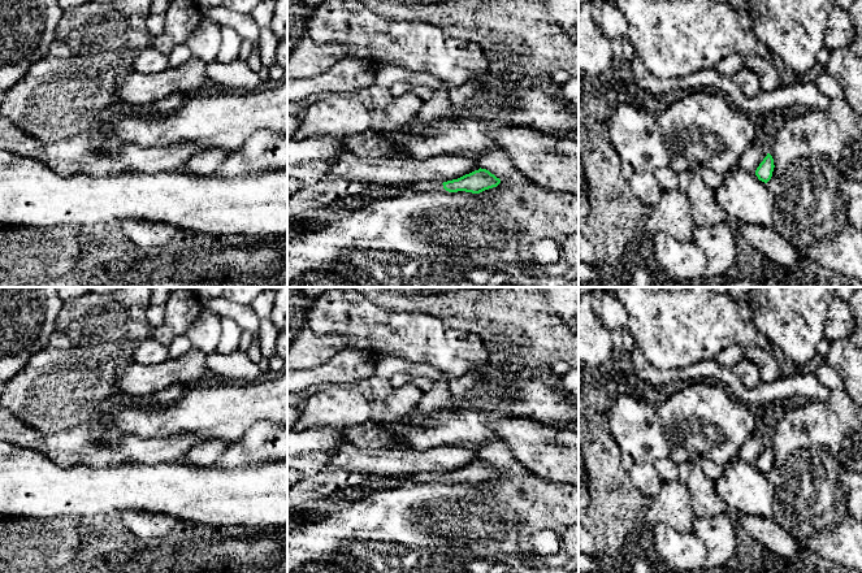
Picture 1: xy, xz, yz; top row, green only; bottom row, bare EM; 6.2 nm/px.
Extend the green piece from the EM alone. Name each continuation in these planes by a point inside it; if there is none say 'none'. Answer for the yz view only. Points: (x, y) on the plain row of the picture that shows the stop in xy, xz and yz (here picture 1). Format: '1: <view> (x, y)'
none

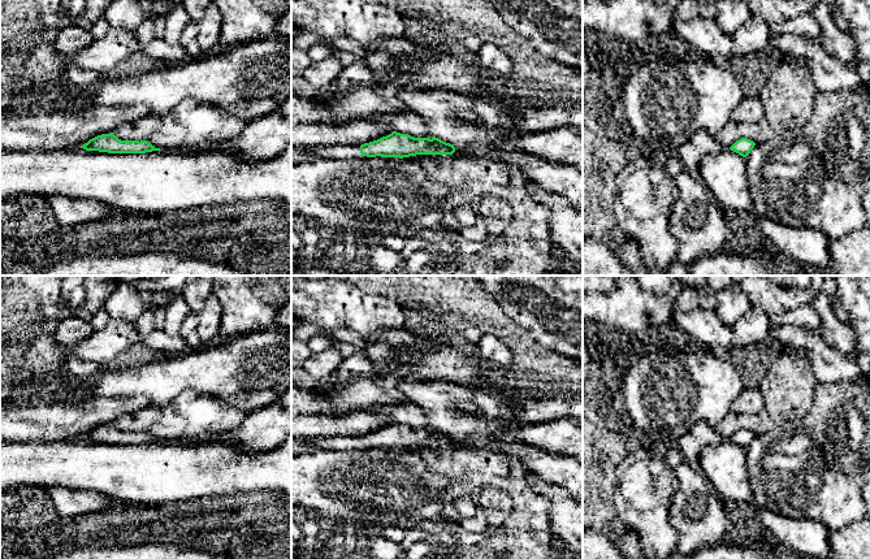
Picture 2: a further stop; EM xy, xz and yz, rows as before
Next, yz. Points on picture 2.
none

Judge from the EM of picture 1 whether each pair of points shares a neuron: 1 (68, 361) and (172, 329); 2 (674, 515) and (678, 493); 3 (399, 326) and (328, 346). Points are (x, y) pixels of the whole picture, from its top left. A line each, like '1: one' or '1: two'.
1: one
2: one
3: two

